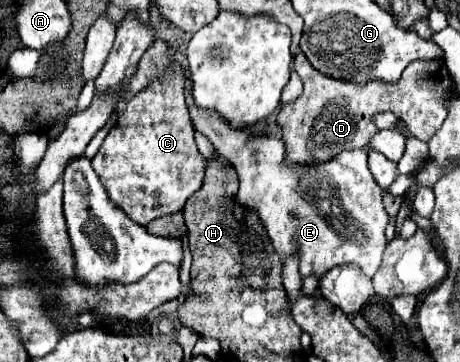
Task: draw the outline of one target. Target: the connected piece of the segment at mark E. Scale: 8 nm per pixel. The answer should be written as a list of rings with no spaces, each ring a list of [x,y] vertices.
[[[186,88],[186,102],[188,102],[196,130],[202,132],[212,142],[212,146],[234,164],[234,170],[240,178],[240,190],[236,194],[236,202],[242,208],[258,214],[258,218],[260,218],[260,222],[262,222],[262,226],[264,226],[264,230],[282,262],[288,256],[298,254],[302,278],[314,274],[320,280],[328,270],[332,270],[334,266],[342,266],[342,264],[356,264],[368,278],[374,276],[374,272],[380,266],[386,242],[388,242],[384,236],[384,230],[386,230],[390,218],[384,210],[382,198],[386,192],[394,194],[394,196],[404,196],[410,190],[410,186],[416,184],[412,174],[400,176],[386,190],[380,188],[370,174],[366,148],[346,150],[326,162],[316,162],[316,164],[306,164],[306,166],[288,164],[284,160],[286,146],[280,138],[250,138],[242,130],[228,130],[228,126],[224,126],[224,122],[220,122],[220,118],[216,118],[216,114],[200,114],[200,110],[196,110],[196,106],[192,106],[190,88]]]

